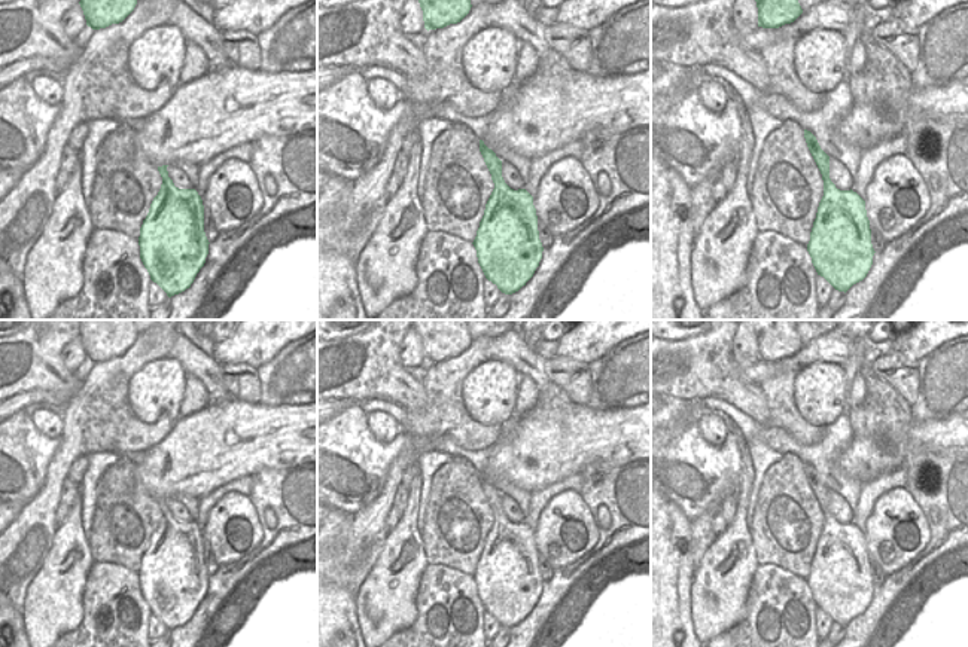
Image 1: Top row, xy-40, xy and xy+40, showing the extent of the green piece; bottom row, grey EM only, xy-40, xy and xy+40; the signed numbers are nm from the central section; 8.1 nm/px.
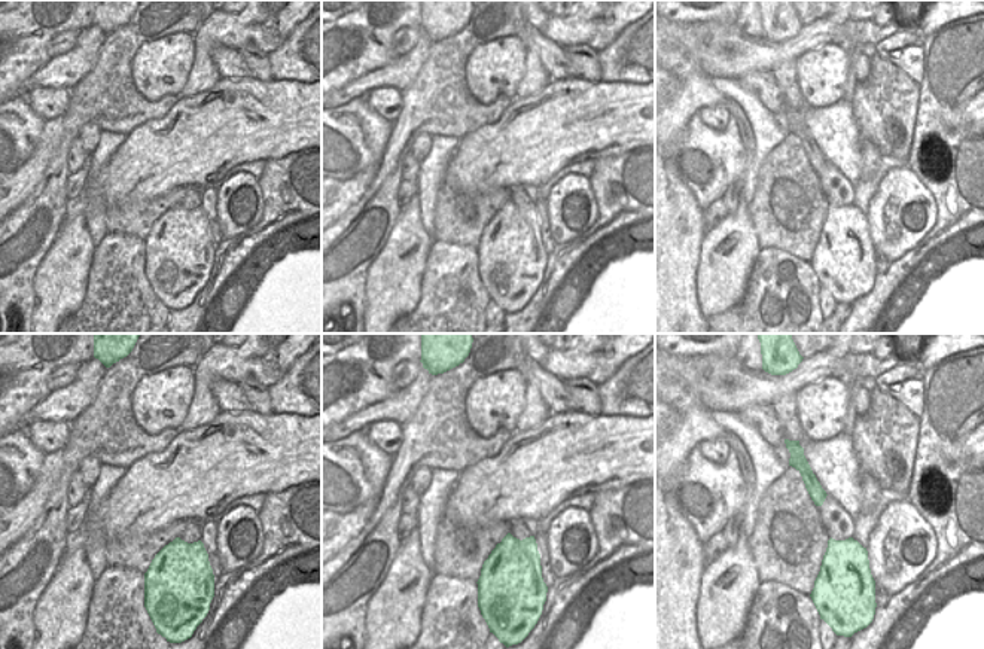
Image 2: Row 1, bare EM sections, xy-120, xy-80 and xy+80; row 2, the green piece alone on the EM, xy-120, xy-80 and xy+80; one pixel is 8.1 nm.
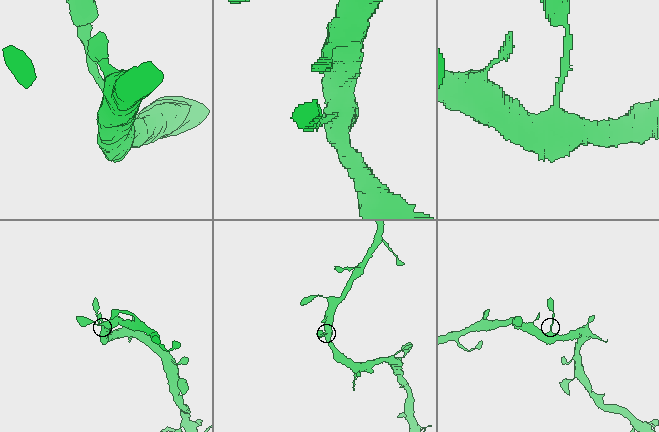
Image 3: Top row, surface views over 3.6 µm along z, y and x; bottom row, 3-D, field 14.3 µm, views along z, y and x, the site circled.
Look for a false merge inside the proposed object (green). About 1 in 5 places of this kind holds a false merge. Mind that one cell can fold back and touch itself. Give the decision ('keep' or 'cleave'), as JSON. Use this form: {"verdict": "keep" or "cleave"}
{"verdict": "keep"}

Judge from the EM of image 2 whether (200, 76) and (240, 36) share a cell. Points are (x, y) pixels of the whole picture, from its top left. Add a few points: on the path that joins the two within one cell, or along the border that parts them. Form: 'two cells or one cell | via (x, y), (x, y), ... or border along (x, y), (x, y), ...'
one cell | via (203, 60), (203, 49), (216, 36), (224, 36)

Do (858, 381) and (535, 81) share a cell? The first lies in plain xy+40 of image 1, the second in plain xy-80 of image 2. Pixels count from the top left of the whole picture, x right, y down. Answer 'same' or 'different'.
same

